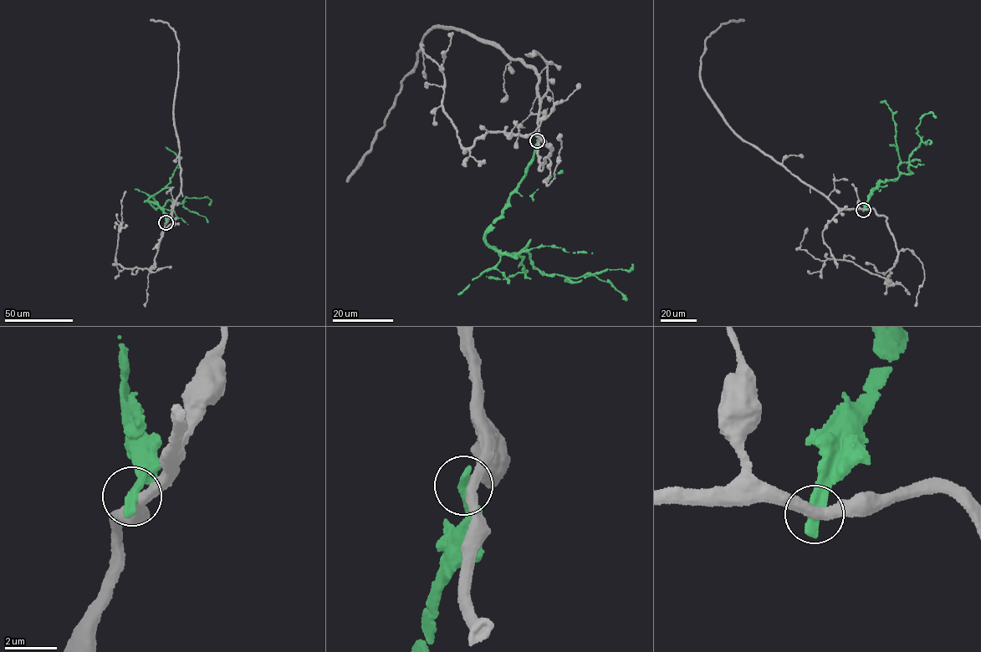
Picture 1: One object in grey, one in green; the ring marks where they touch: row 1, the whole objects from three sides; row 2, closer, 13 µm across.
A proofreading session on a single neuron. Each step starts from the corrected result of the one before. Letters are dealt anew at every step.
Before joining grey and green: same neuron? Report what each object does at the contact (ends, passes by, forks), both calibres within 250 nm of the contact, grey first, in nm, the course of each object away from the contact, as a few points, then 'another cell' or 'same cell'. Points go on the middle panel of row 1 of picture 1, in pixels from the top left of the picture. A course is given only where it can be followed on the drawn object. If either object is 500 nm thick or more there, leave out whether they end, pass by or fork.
calibres 400 and 500 nm; course grey (538, 140), (537, 71), (462, 32), (433, 28), (425, 35), (415, 65), (401, 84), (372, 148), (347, 182); course green (537, 140), (487, 242), (516, 257), (527, 252), (536, 268), (565, 281), (595, 275), (624, 298); another cell

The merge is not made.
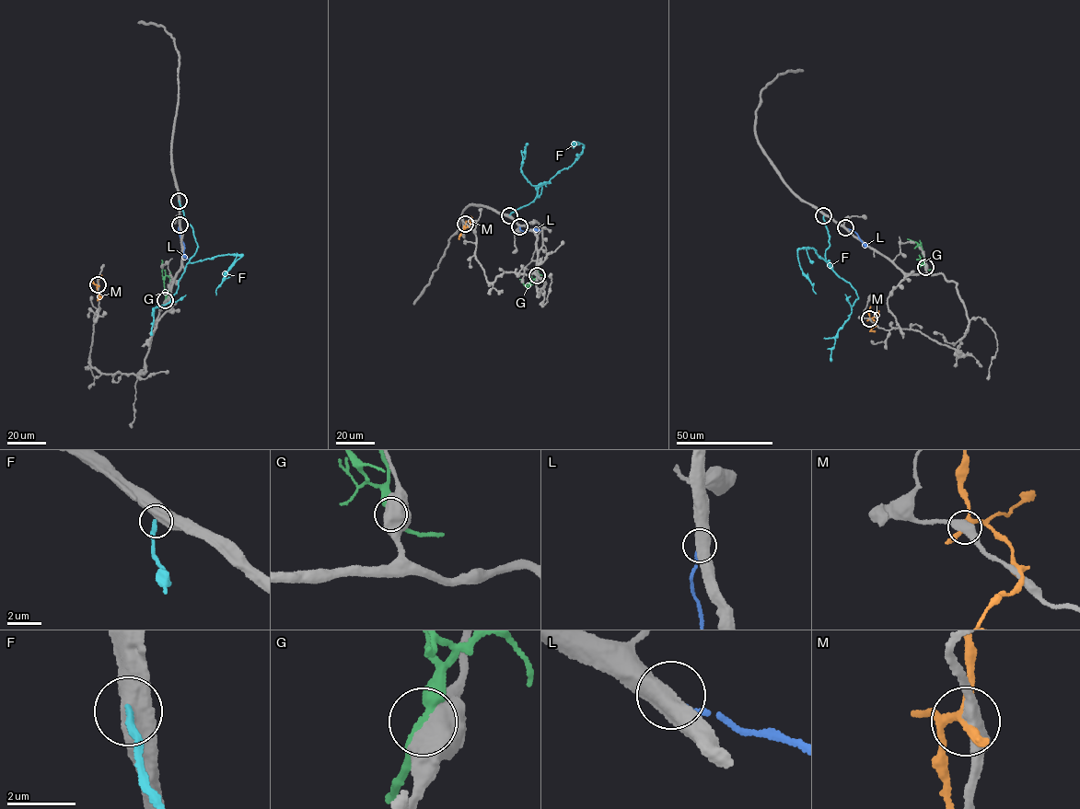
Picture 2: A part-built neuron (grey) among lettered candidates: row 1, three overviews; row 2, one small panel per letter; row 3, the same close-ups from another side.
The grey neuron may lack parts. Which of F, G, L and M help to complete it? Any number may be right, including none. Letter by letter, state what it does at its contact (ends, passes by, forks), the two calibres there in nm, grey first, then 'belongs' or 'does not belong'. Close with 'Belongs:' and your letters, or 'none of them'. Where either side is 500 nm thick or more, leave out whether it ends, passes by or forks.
F: calibres 550 and 220 nm; does not belong
G: calibres 900 and 280 nm; does not belong
L: calibres 550 and 120 nm; does not belong
M: it forks; calibres 480 and 220 nm; does not belong
Belongs: none of them

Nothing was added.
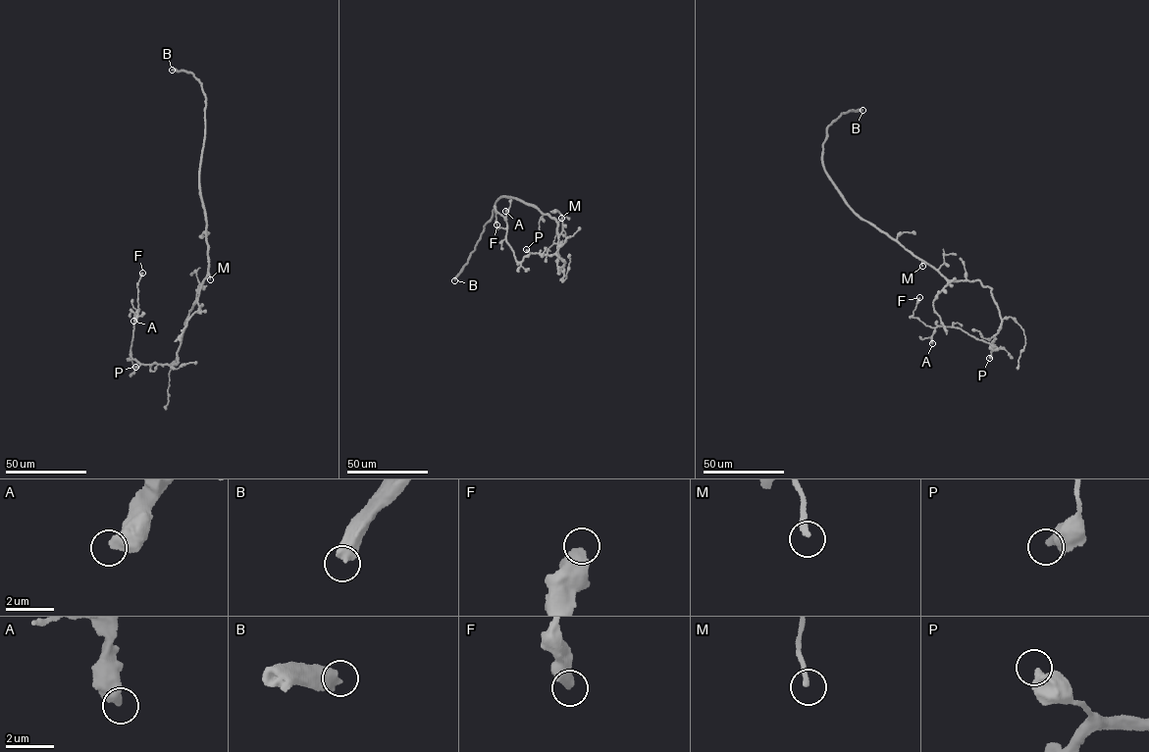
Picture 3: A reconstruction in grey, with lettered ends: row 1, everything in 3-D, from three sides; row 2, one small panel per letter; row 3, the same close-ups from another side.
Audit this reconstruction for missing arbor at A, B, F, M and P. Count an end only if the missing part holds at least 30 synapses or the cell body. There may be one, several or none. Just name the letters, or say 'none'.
B, M

